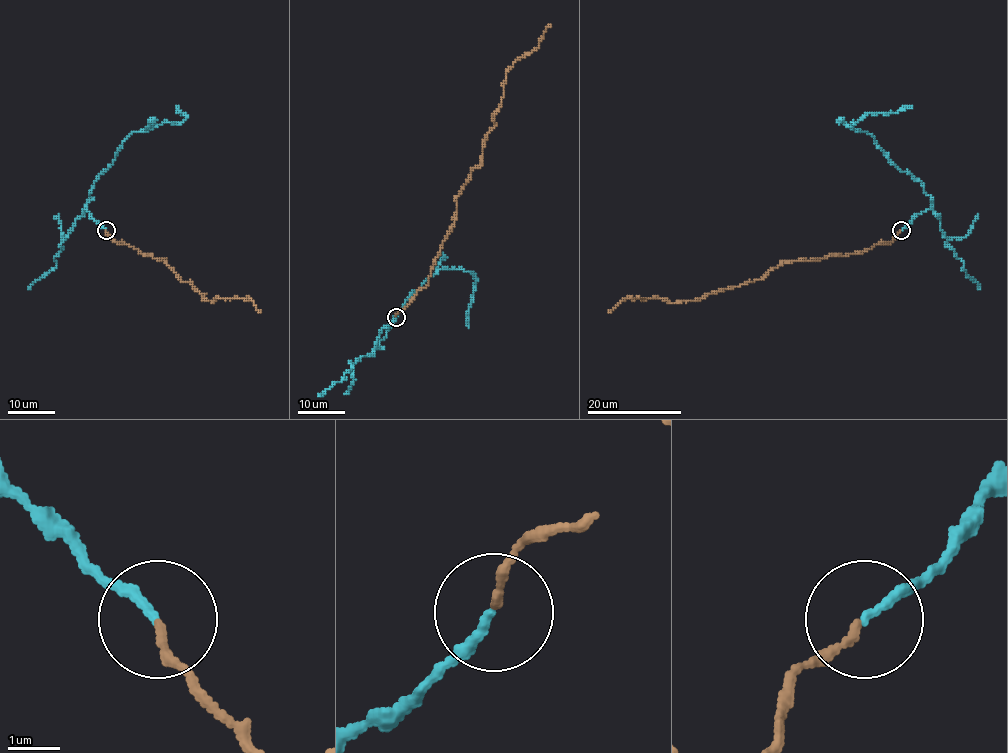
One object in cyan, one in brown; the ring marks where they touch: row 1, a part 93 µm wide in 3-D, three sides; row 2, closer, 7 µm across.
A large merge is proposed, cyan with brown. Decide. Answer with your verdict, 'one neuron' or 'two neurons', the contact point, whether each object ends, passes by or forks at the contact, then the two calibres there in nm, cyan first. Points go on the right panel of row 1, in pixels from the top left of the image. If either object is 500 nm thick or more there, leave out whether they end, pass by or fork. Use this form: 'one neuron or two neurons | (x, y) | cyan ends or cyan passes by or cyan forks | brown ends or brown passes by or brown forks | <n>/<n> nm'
one neuron | (901, 230) | cyan ends | brown ends | 170/150 nm

